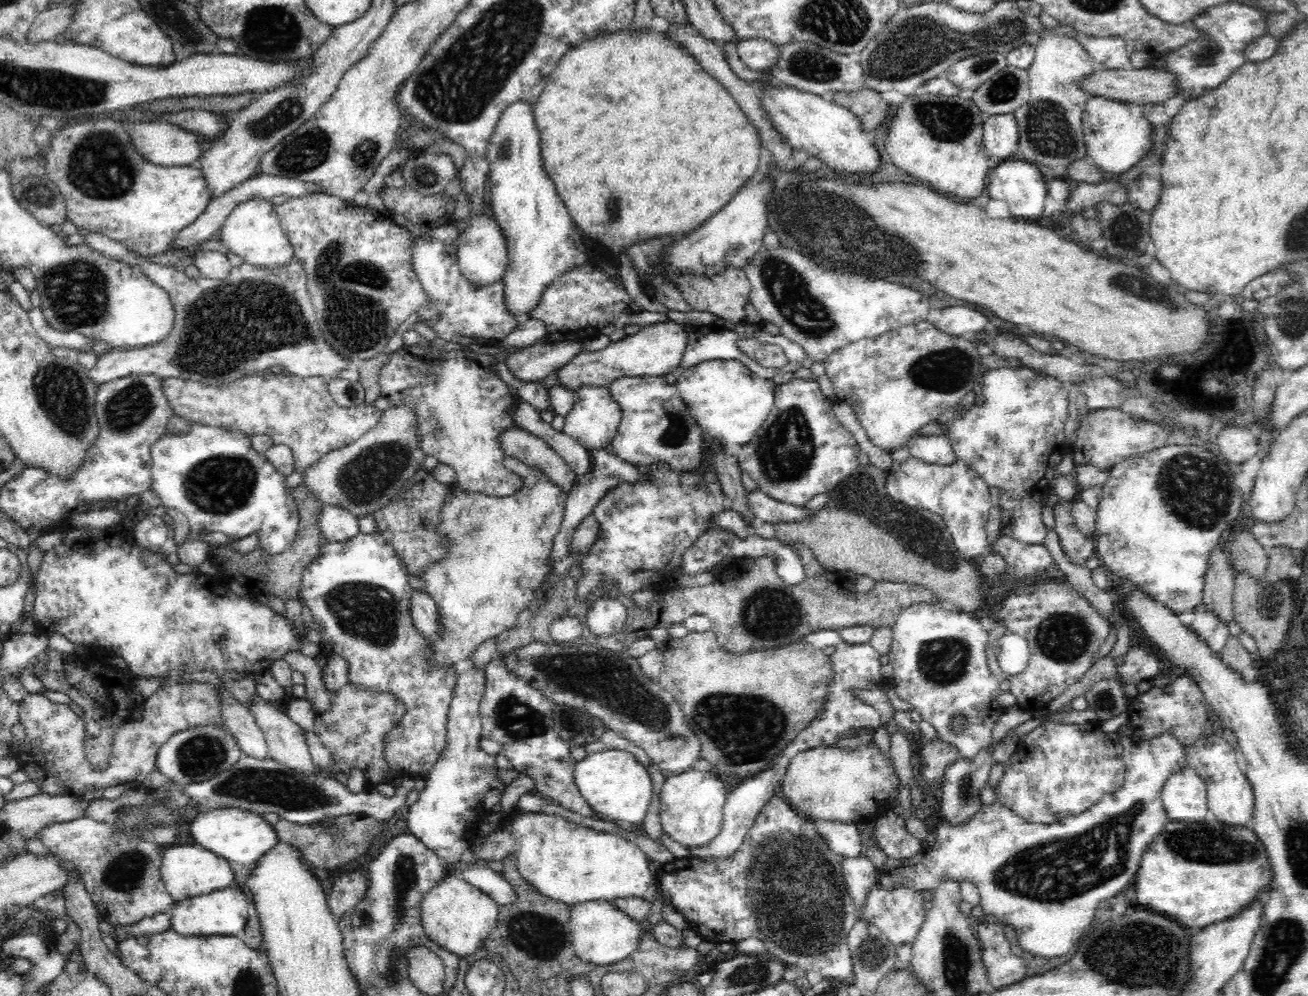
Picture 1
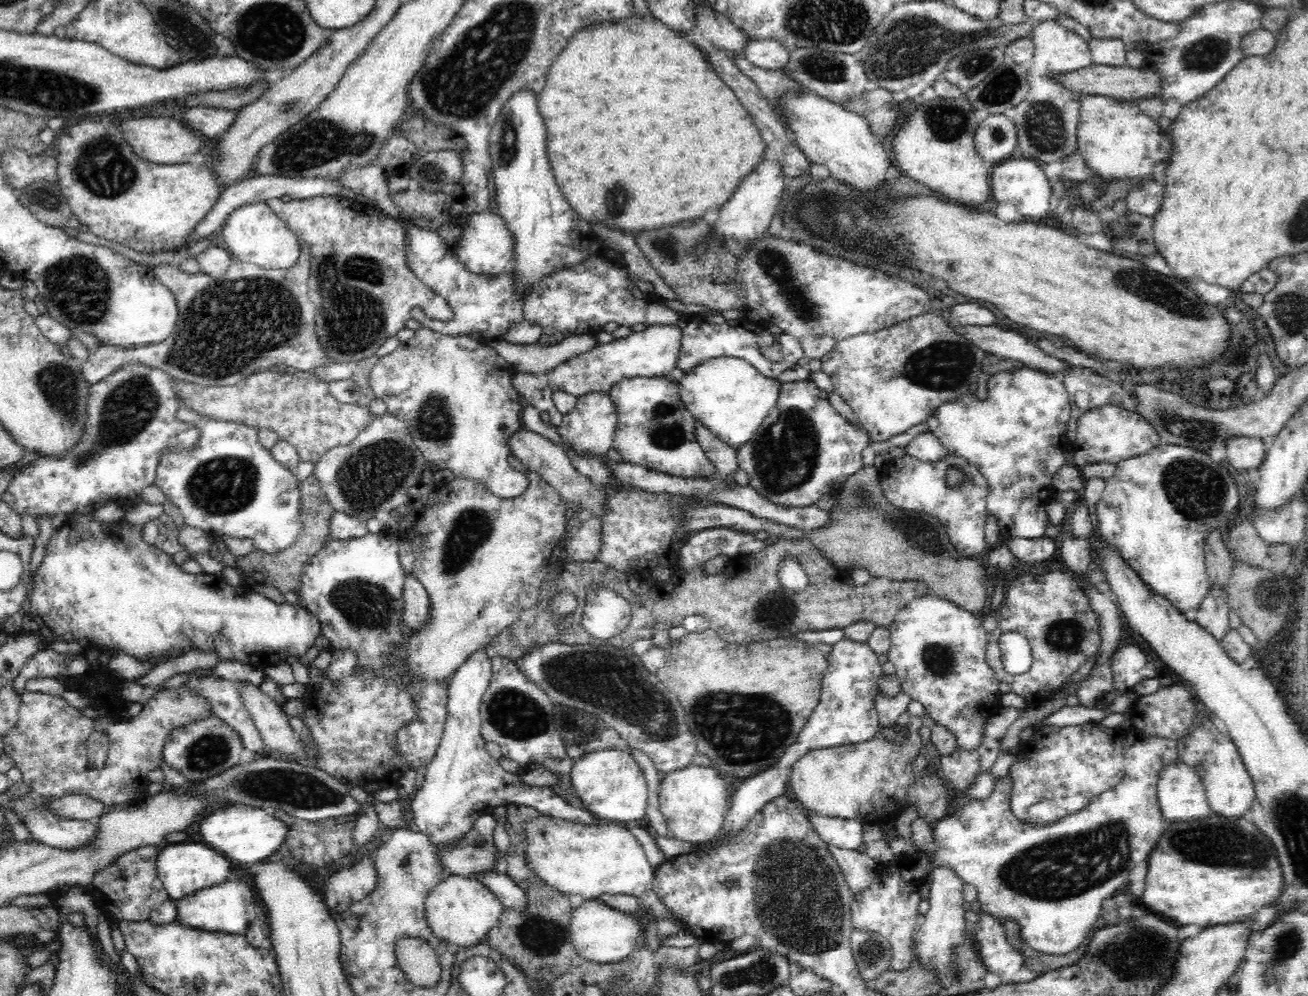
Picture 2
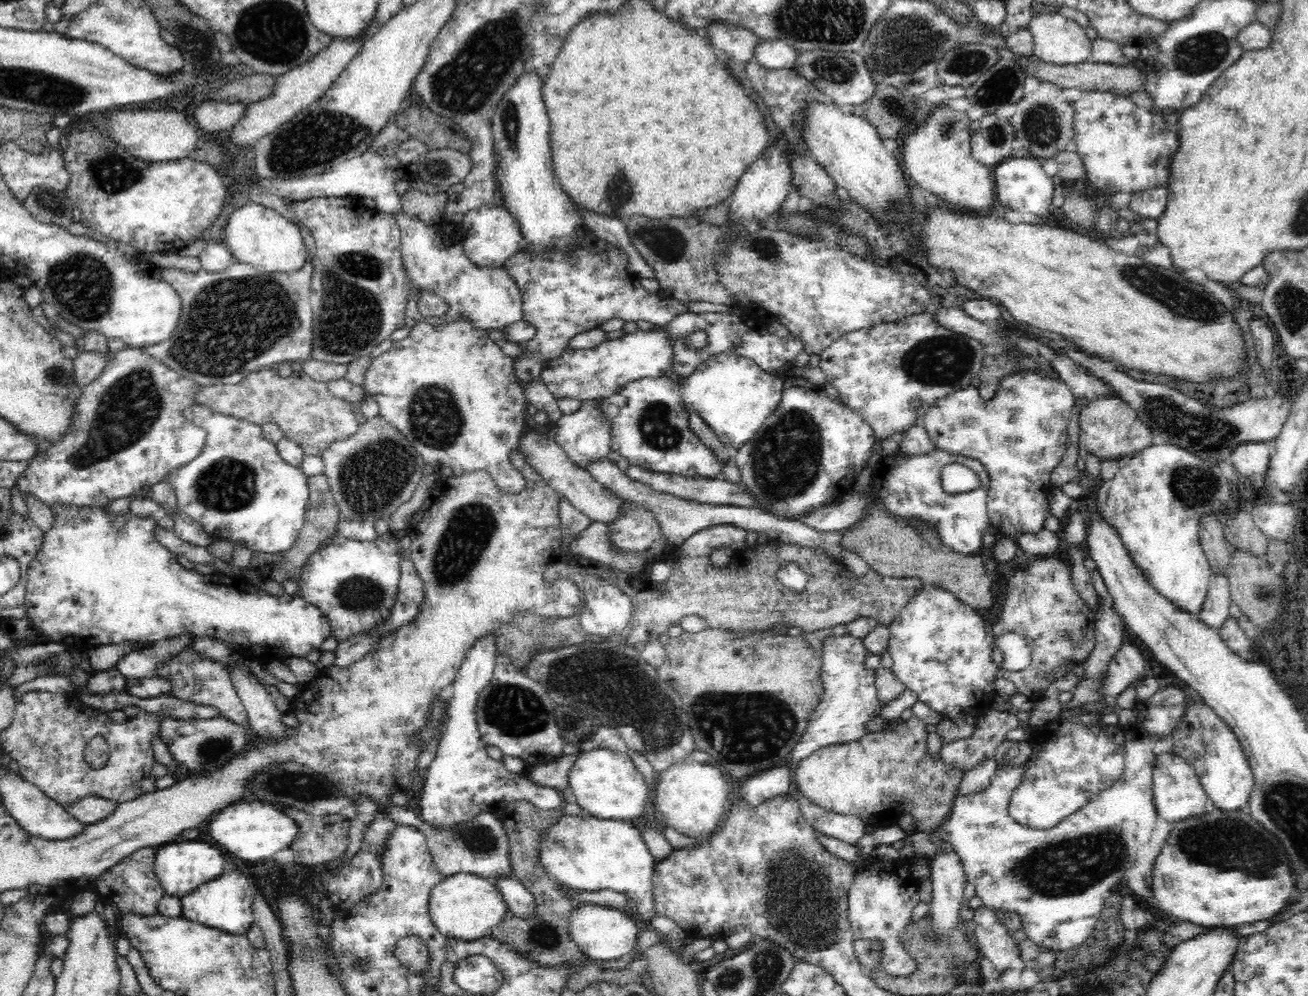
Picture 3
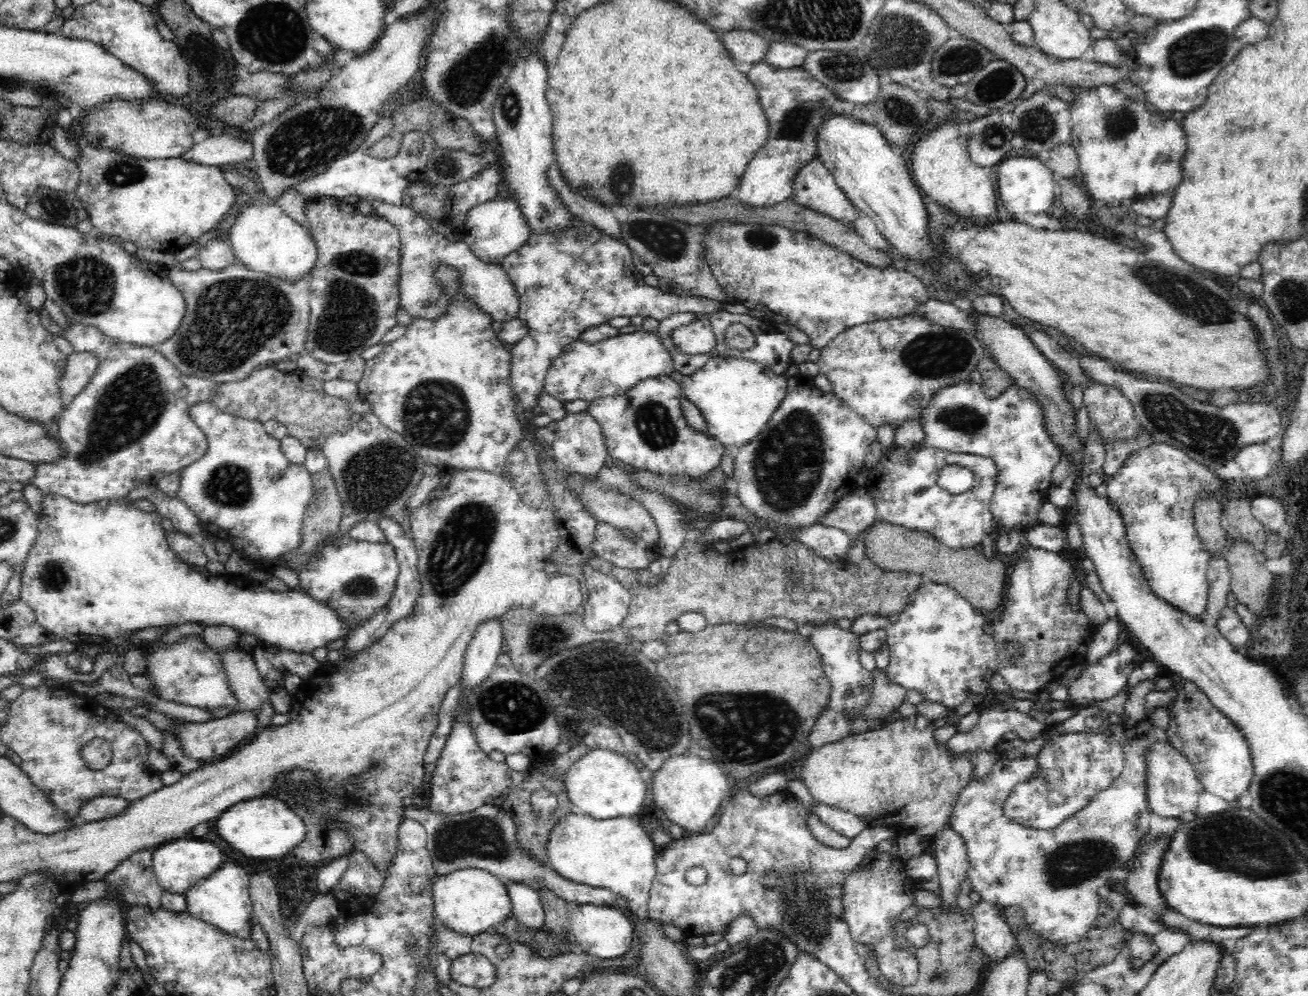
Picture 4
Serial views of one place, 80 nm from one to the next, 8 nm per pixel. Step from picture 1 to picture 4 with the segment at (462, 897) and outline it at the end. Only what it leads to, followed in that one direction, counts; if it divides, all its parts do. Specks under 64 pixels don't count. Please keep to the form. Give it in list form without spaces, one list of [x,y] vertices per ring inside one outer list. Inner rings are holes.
[[[465,867],[439,875],[434,883],[433,902],[435,918],[444,922],[450,930],[468,936],[496,930],[499,923],[512,917],[511,894],[507,884],[498,875],[479,867]]]

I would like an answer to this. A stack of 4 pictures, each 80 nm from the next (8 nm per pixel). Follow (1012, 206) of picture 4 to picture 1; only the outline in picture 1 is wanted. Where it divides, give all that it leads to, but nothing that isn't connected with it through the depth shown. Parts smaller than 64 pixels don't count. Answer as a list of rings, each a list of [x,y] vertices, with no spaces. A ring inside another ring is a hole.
[[[1005,158],[1000,164],[992,168],[987,176],[988,196],[994,200],[1005,200],[1009,210],[1014,213],[1017,220],[1035,221],[1039,215],[1047,213],[1044,205],[1044,199],[1047,195],[1047,181],[1044,175],[1040,173],[1037,165],[1032,162],[1026,162],[1018,158]]]

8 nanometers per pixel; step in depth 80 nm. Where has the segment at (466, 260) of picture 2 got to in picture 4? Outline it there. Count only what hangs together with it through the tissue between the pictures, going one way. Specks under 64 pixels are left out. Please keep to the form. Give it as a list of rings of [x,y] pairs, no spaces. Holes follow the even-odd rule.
[[[512,196],[511,198],[496,197],[472,207],[460,230],[462,240],[470,247],[472,254],[486,263],[496,265],[501,265],[508,254],[524,246],[531,232],[518,199]]]

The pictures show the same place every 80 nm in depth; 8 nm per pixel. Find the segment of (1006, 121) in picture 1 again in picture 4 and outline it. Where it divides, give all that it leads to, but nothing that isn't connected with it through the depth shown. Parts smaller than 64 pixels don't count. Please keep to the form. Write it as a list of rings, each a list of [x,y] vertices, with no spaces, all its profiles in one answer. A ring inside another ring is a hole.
[[[983,114],[970,124],[968,155],[974,163],[984,168],[1000,164],[1010,156],[1013,149],[1013,130],[1004,125],[1000,115]]]

